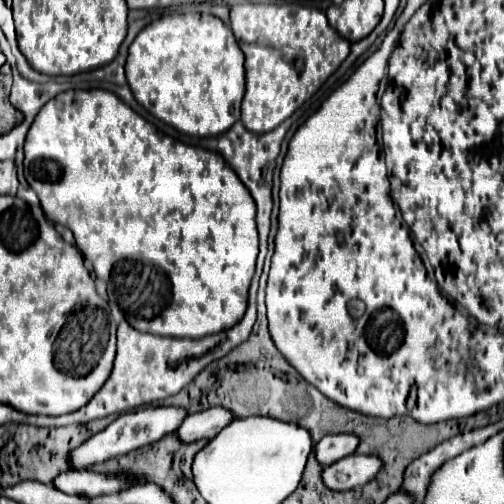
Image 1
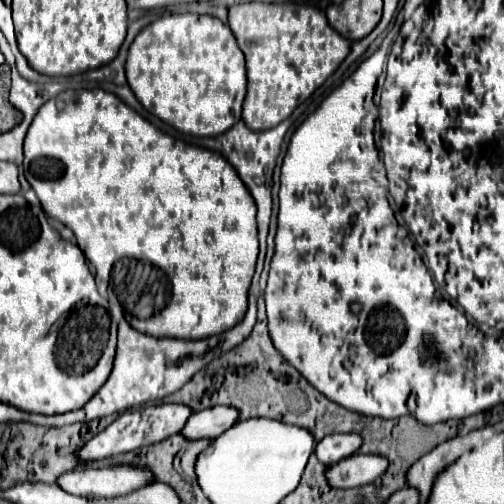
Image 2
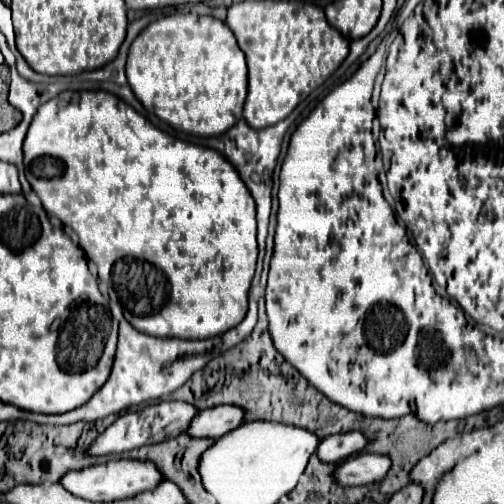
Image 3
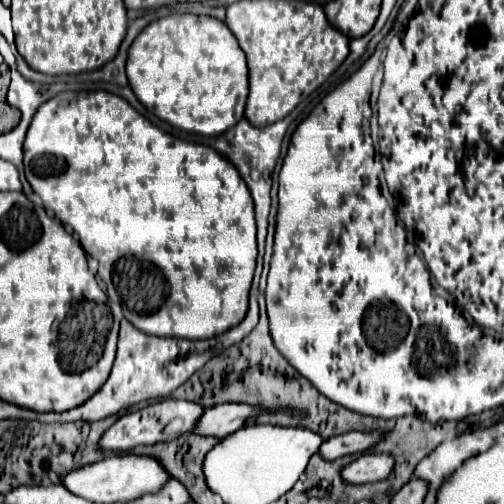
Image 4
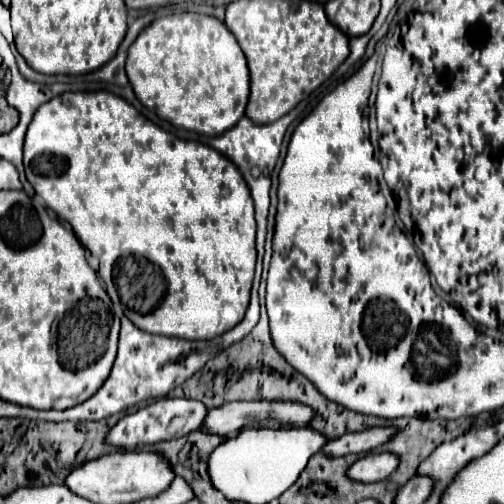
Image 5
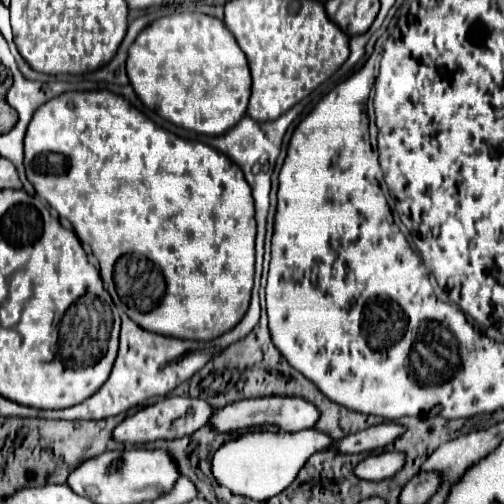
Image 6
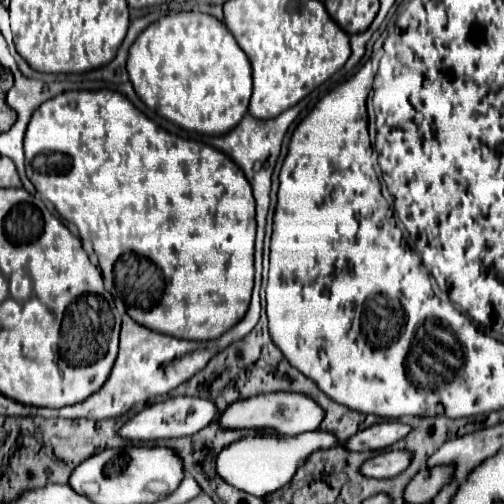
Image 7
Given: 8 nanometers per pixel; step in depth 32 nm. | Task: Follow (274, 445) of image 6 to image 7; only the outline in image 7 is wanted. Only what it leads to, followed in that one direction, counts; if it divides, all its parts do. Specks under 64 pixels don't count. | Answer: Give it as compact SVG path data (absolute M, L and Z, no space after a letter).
M306 432L302 436L294 438L284 438L284 436L252 436L252 438L242 438L228 448L224 448L216 460L216 470L222 480L228 484L254 494L254 496L266 496L276 490L280 490L284 484L288 484L296 472L296 468L304 462L304 458L318 450L318 448L332 448L336 446L338 440L330 432Z

